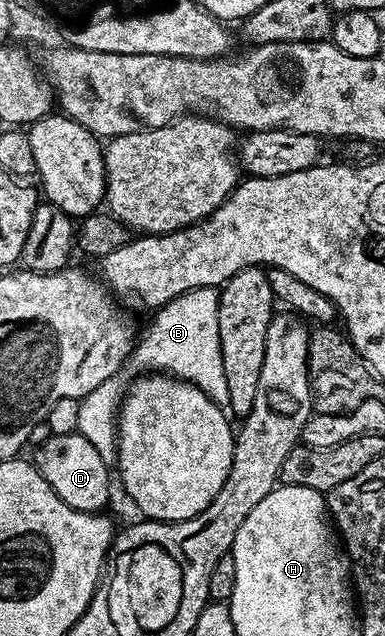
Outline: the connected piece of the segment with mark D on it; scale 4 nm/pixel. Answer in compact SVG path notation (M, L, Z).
M51 435L43 444L35 446L32 453L32 462L37 467L38 472L44 477L44 481L48 481L48 485L56 493L56 497L60 497L60 501L64 501L64 505L68 505L77 511L93 511L101 512L102 507L110 499L110 475L106 472L107 462L102 460L100 455L96 453L96 449L89 443L83 435Z

